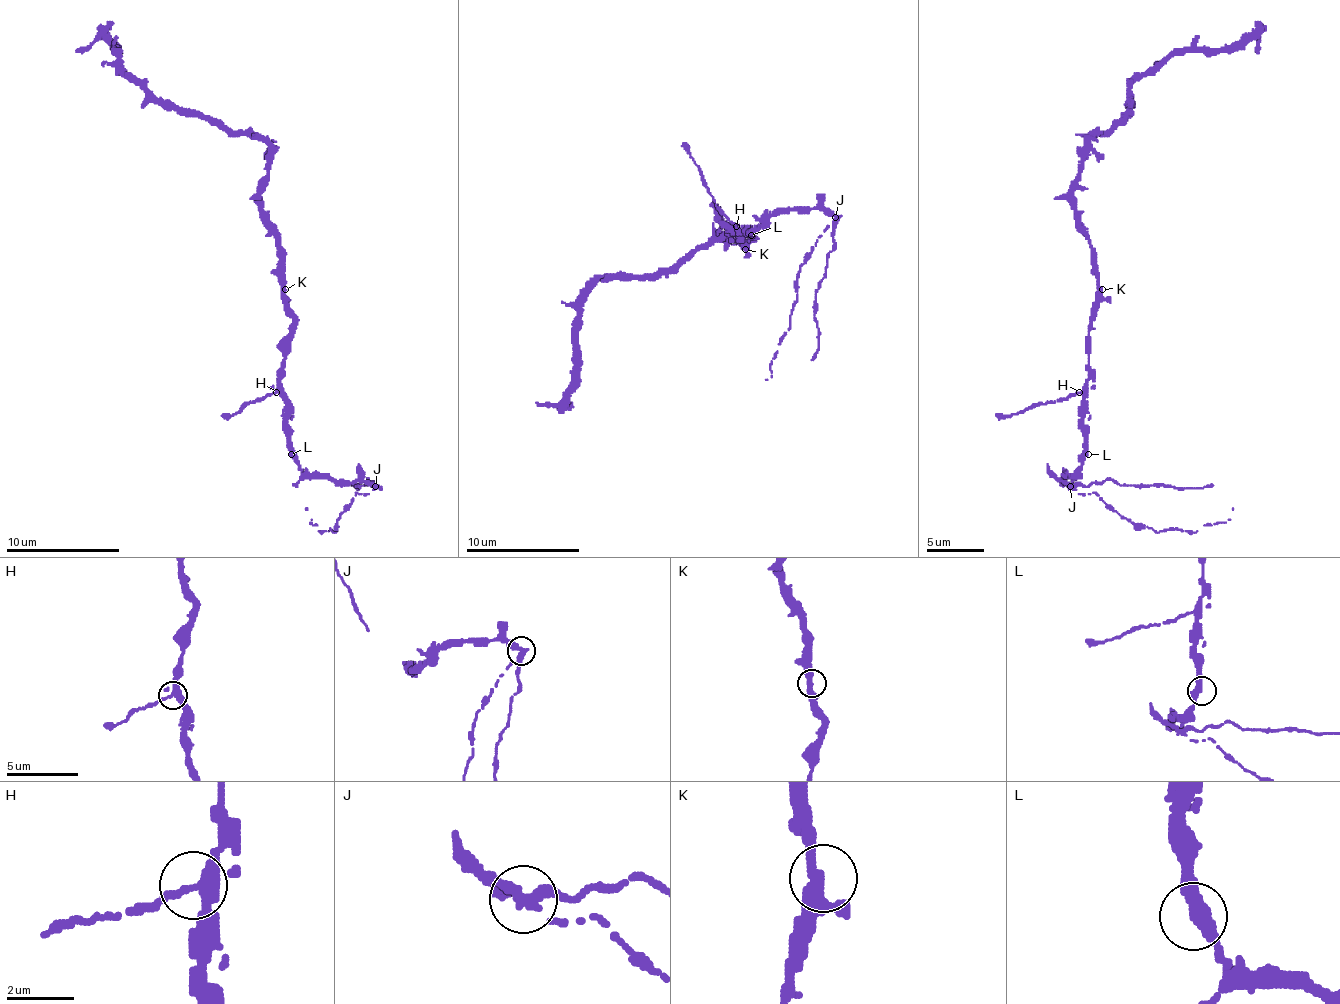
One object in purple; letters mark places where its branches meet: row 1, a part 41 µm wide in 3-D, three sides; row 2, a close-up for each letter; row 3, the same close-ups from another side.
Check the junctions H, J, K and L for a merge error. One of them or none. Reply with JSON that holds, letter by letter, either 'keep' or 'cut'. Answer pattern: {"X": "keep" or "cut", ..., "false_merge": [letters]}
{"H": "keep", "J": "cut", "K": "keep", "L": "keep", "false_merge": ["J"]}

